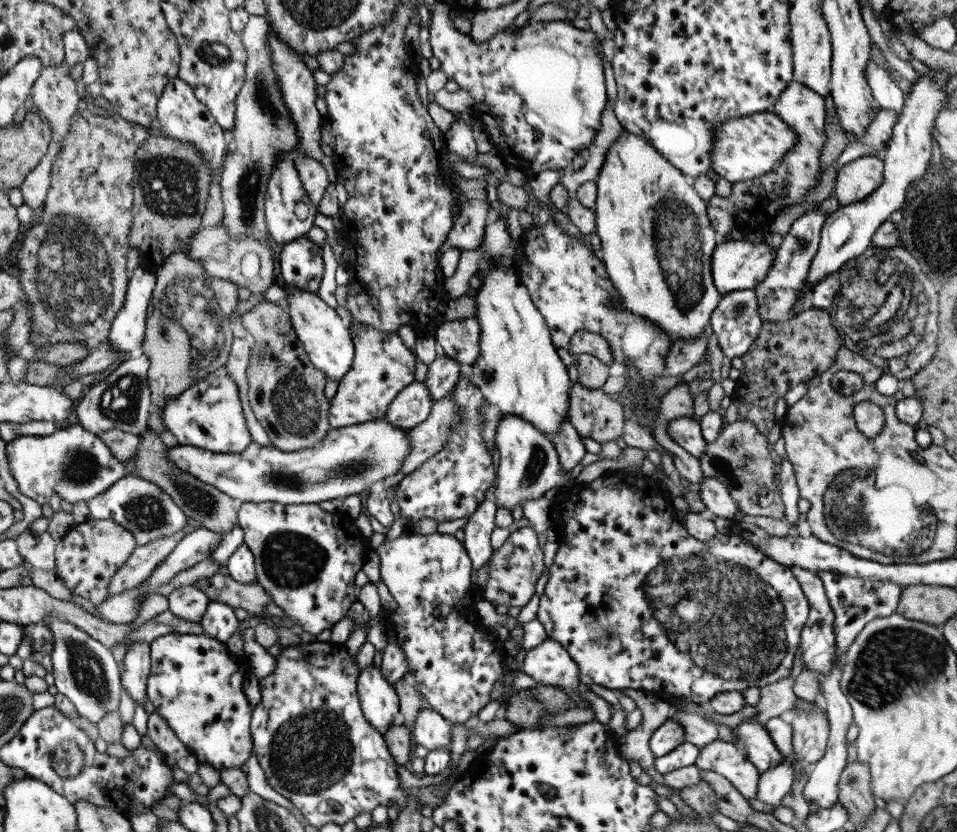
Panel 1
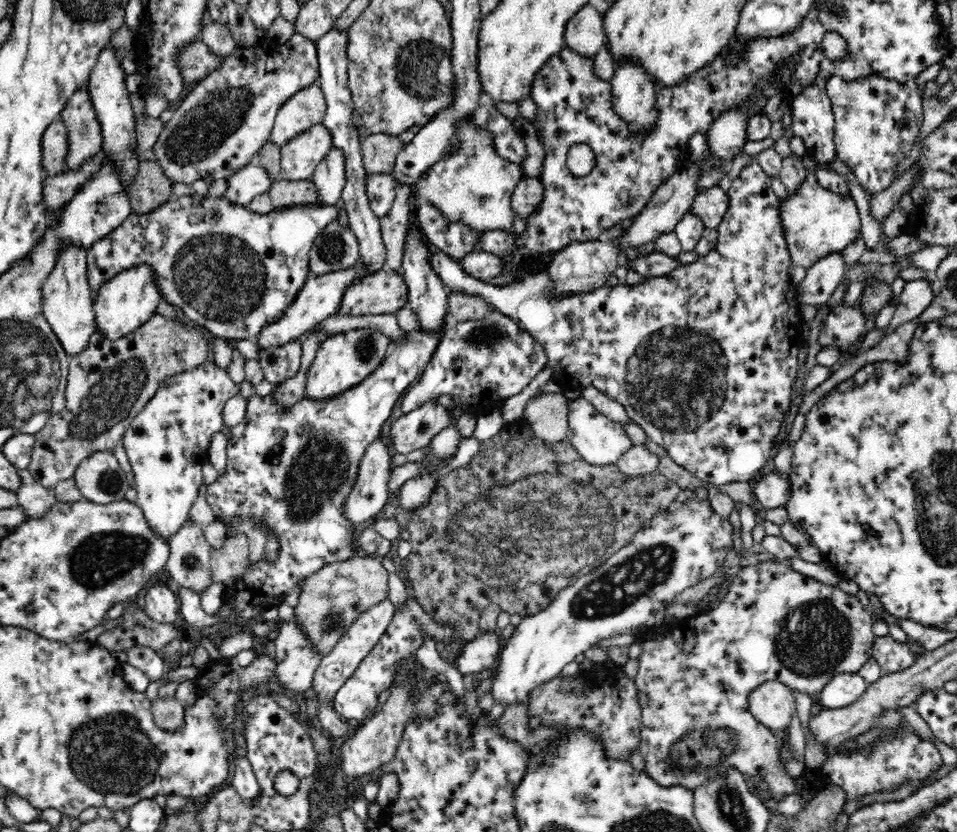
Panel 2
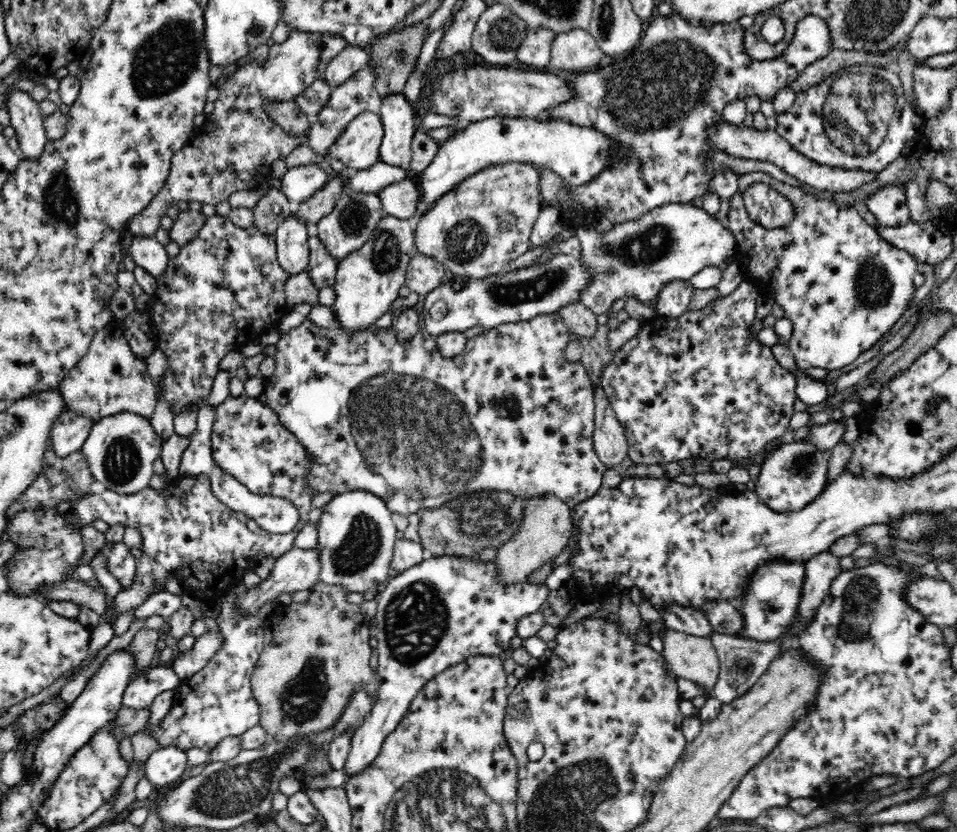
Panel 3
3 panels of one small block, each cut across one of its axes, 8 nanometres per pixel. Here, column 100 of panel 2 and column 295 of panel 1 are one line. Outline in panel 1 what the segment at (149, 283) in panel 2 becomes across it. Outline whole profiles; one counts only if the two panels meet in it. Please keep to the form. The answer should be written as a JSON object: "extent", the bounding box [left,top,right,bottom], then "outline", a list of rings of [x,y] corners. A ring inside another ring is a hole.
{"extent":[283,283,354,380],"outline":[[[283,283],[287,292],[286,304],[290,310],[290,321],[298,340],[302,342],[312,364],[324,372],[327,378],[339,380],[350,370],[354,360],[354,343],[342,318],[317,293],[309,293],[298,287]]]}

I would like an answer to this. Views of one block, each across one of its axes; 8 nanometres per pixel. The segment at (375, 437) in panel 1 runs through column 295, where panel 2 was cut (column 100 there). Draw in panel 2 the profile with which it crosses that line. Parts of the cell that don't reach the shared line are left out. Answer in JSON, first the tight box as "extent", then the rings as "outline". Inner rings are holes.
{"extent":[75,451,128,504],"outline":[[[110,451],[92,453],[76,469],[75,481],[81,494],[94,503],[108,504],[124,499],[128,478]]]}

